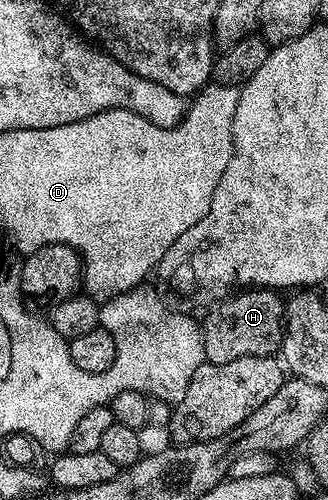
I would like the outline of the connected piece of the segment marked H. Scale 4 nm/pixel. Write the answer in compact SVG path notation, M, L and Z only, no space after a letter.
M254 287L252 290L238 291L228 298L212 305L201 324L203 350L210 364L235 362L244 356L271 356L280 353L285 337L286 301L280 300L276 291Z

